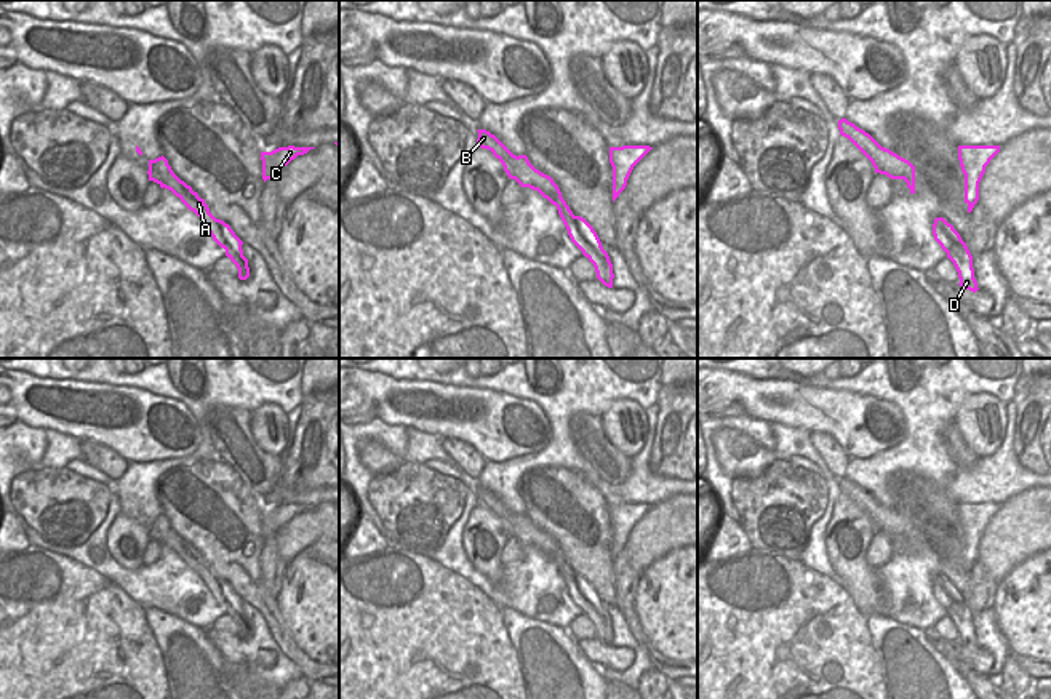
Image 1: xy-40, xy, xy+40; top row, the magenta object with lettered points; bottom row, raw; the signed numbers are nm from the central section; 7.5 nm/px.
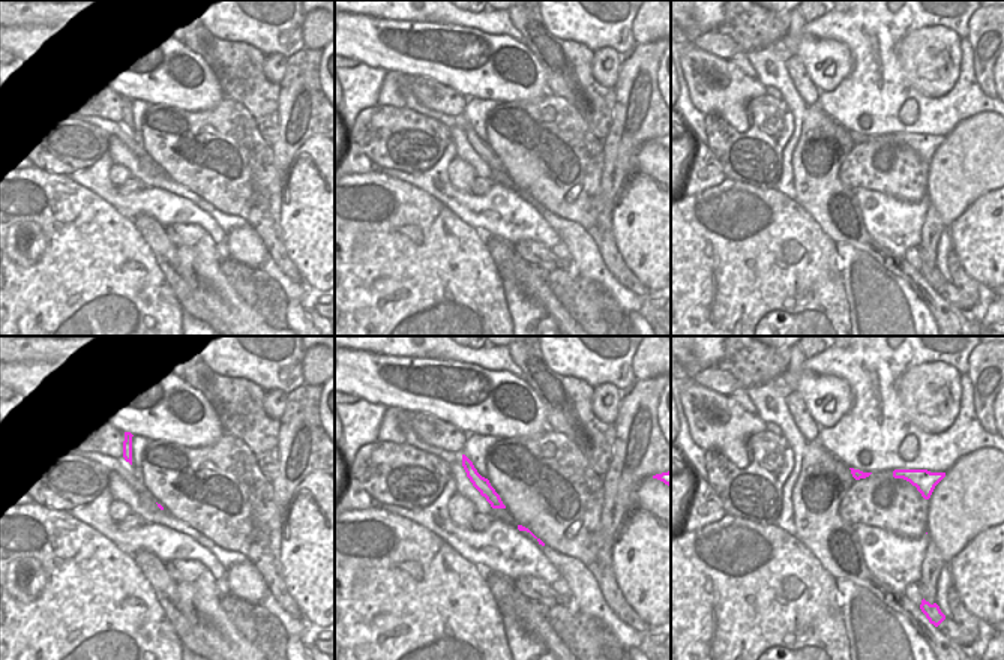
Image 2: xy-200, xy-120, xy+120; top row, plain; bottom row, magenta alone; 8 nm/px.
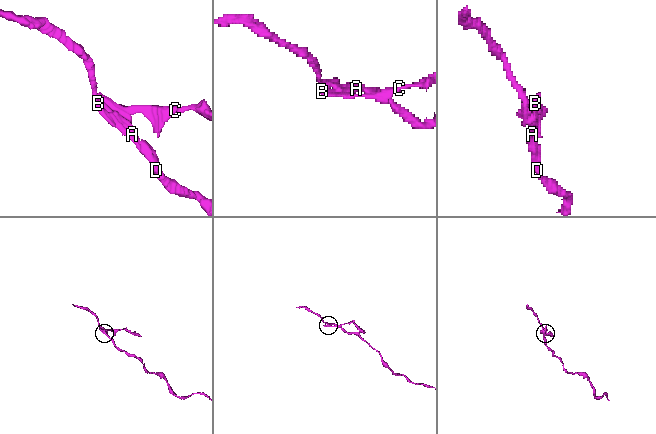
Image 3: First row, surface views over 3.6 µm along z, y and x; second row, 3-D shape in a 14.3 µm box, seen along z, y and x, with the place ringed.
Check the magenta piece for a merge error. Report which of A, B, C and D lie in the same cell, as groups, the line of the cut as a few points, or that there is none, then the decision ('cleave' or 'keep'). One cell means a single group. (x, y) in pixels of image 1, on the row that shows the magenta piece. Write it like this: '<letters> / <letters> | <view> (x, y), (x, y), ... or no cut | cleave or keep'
A D / B C | xy+40 (867, 155), (874, 157), (893, 176) | cleave

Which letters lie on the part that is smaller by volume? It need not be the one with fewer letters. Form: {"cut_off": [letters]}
{"cut_off": ["B", "C"]}

